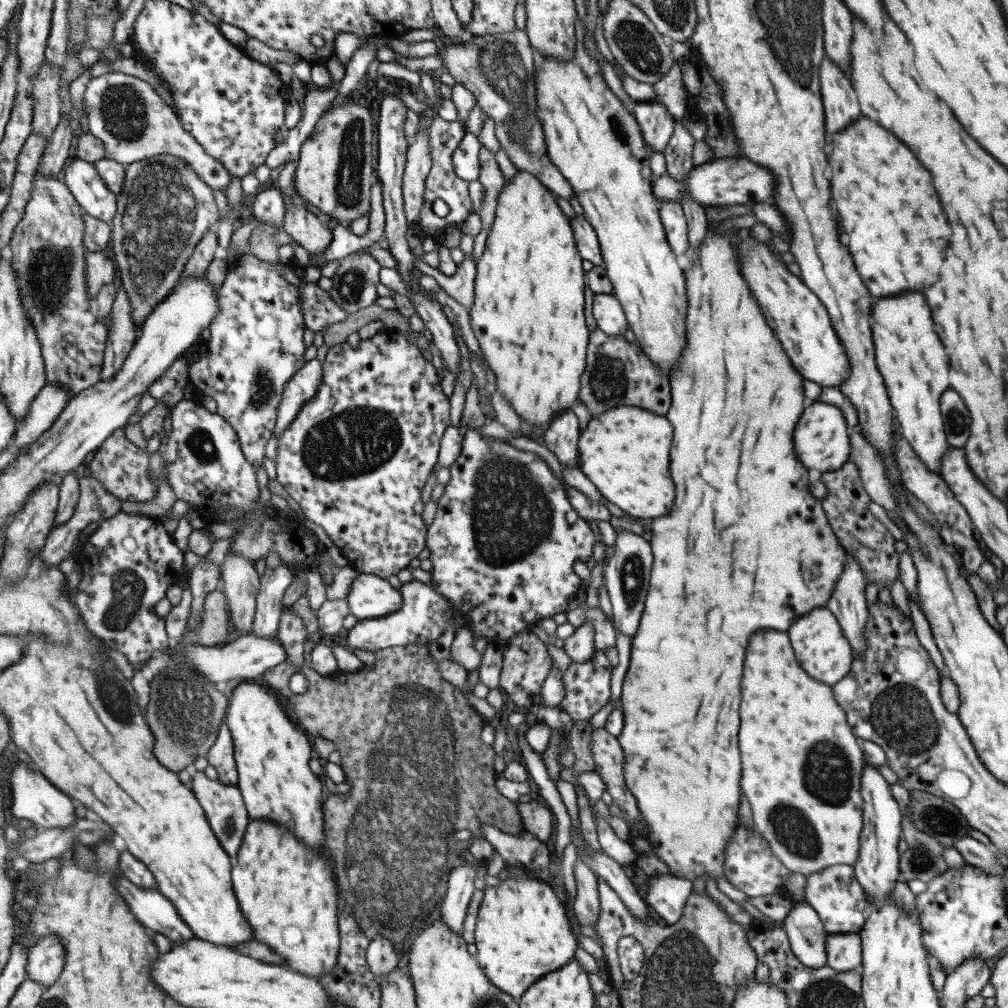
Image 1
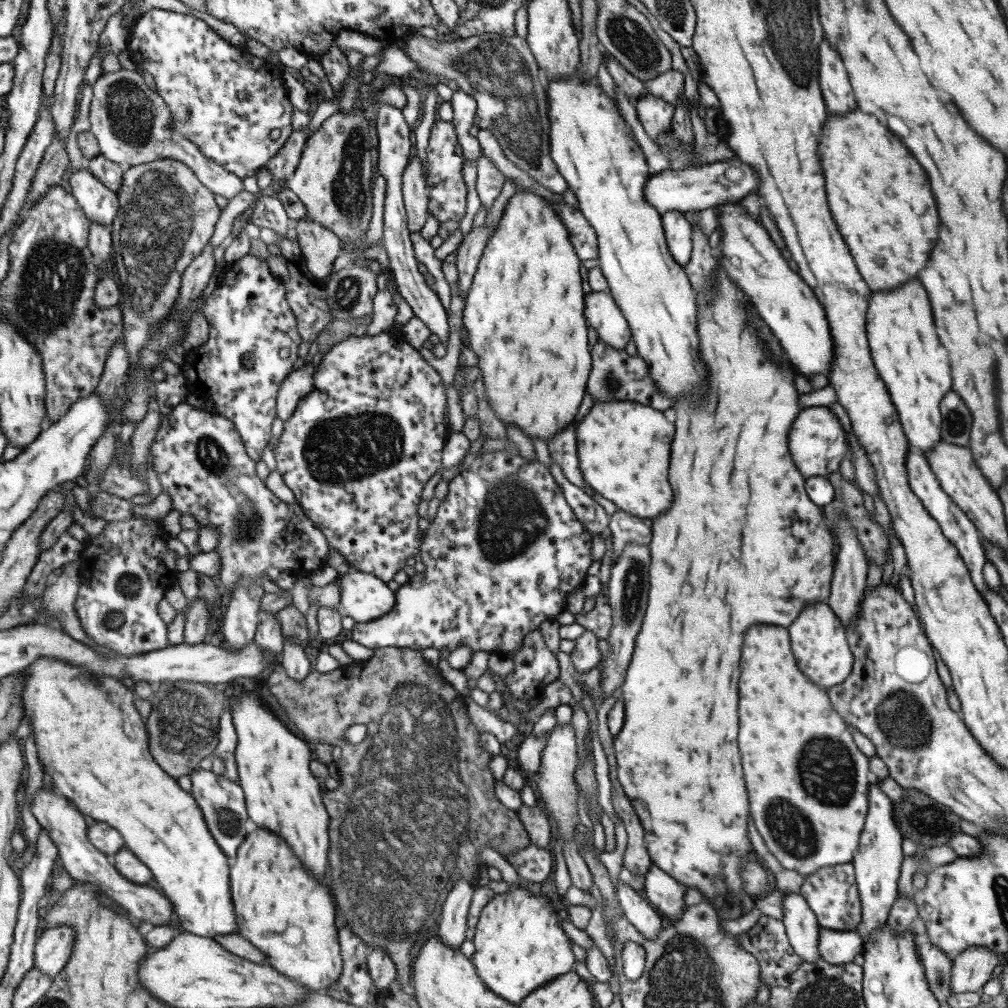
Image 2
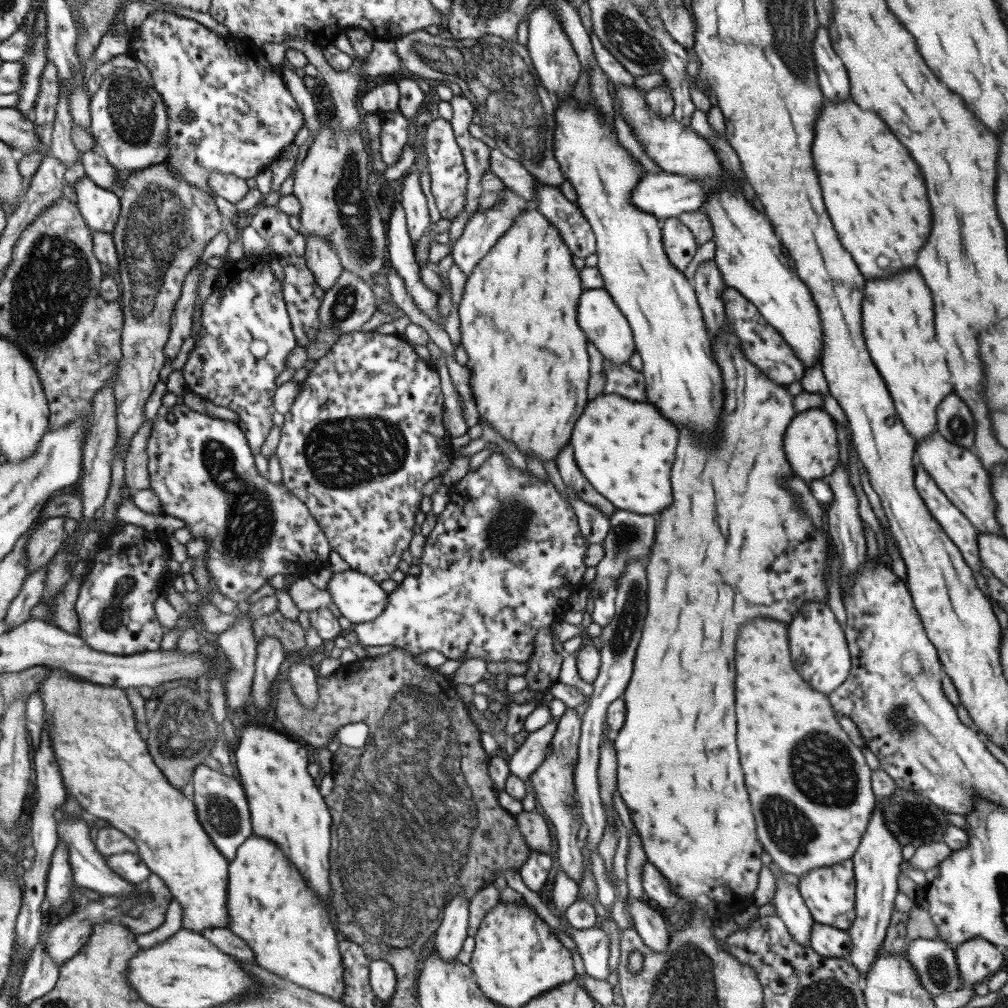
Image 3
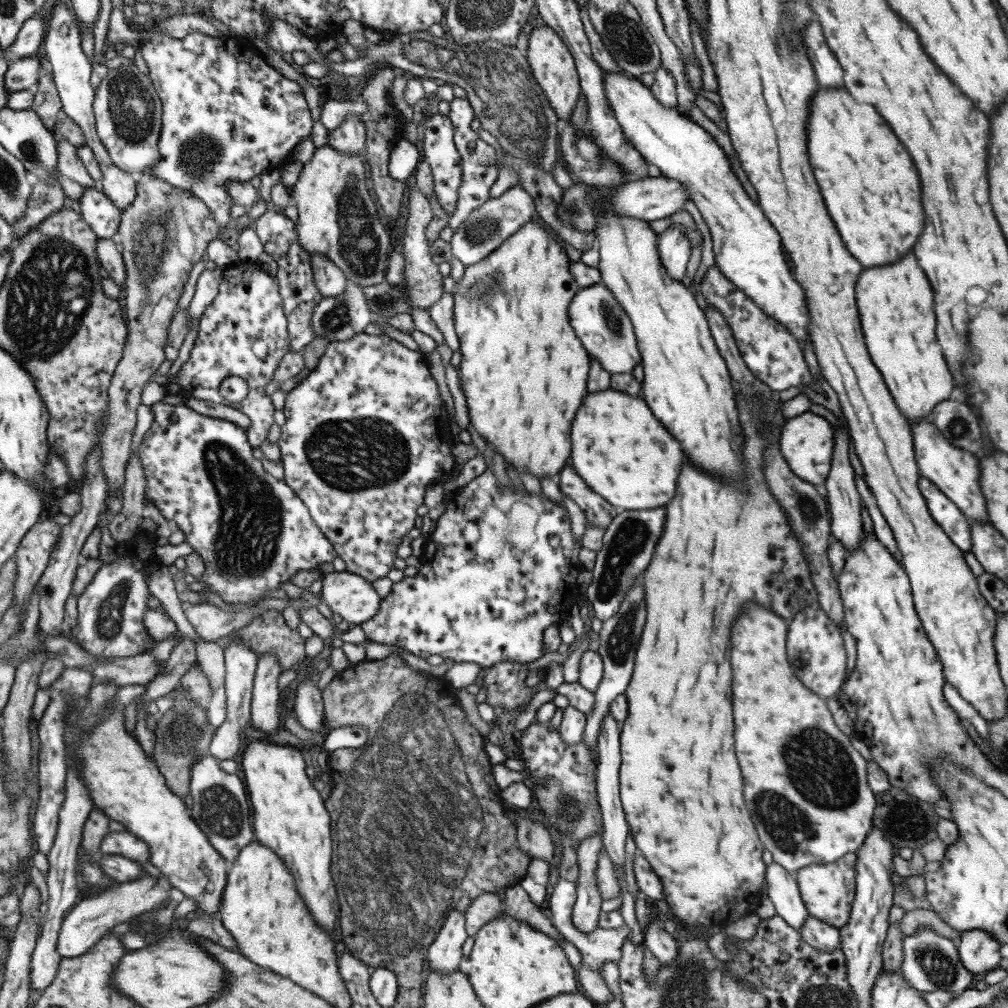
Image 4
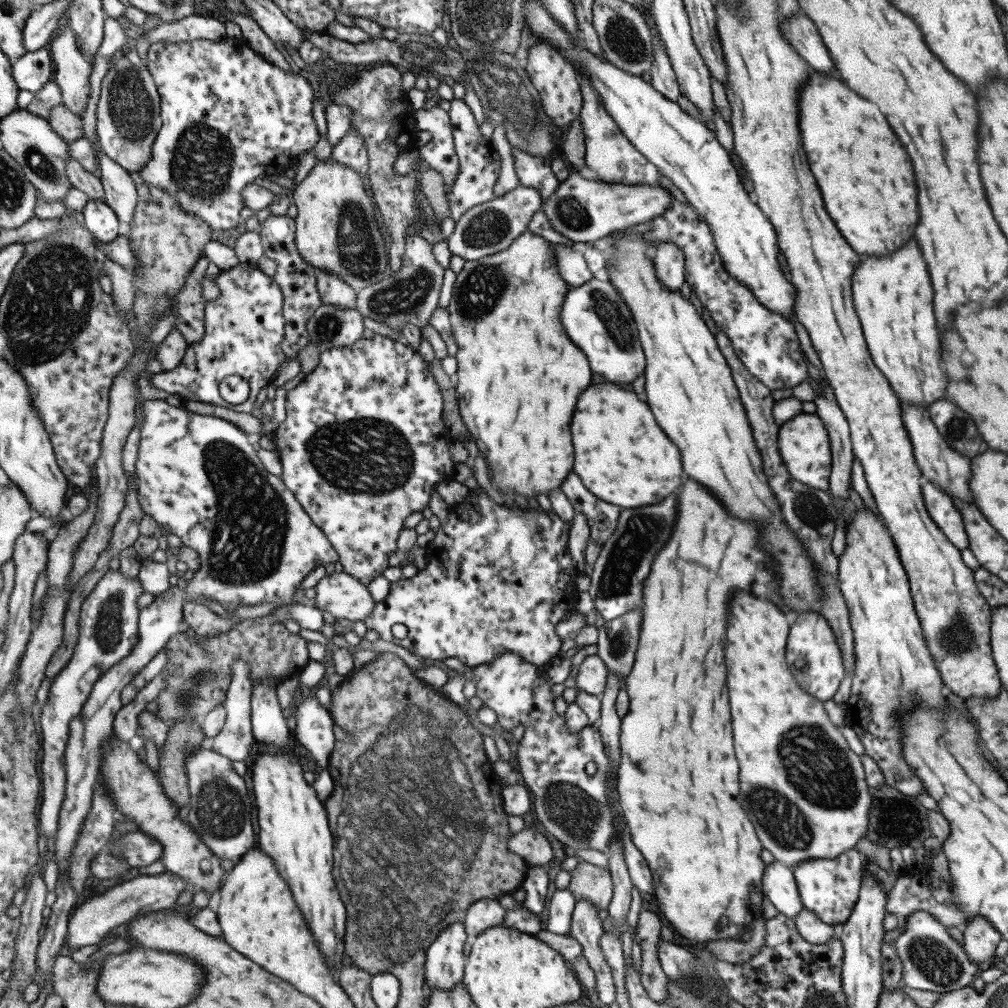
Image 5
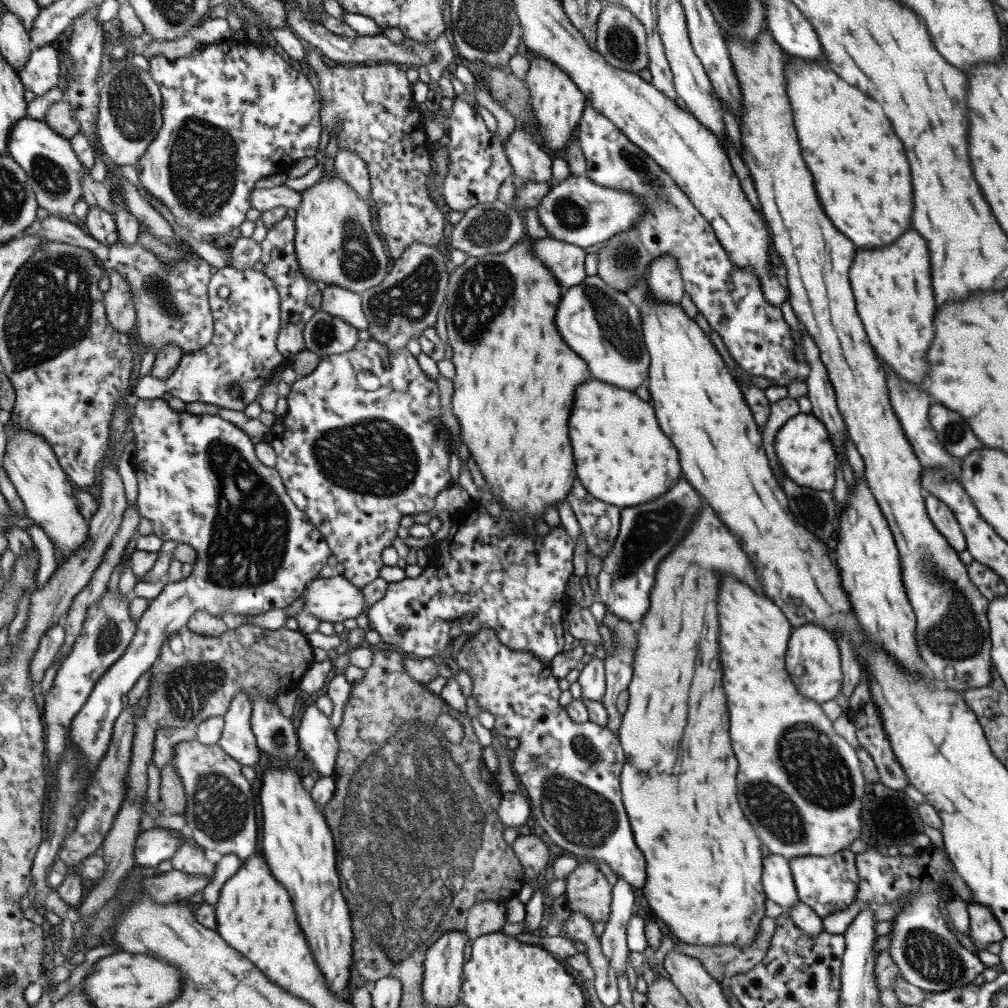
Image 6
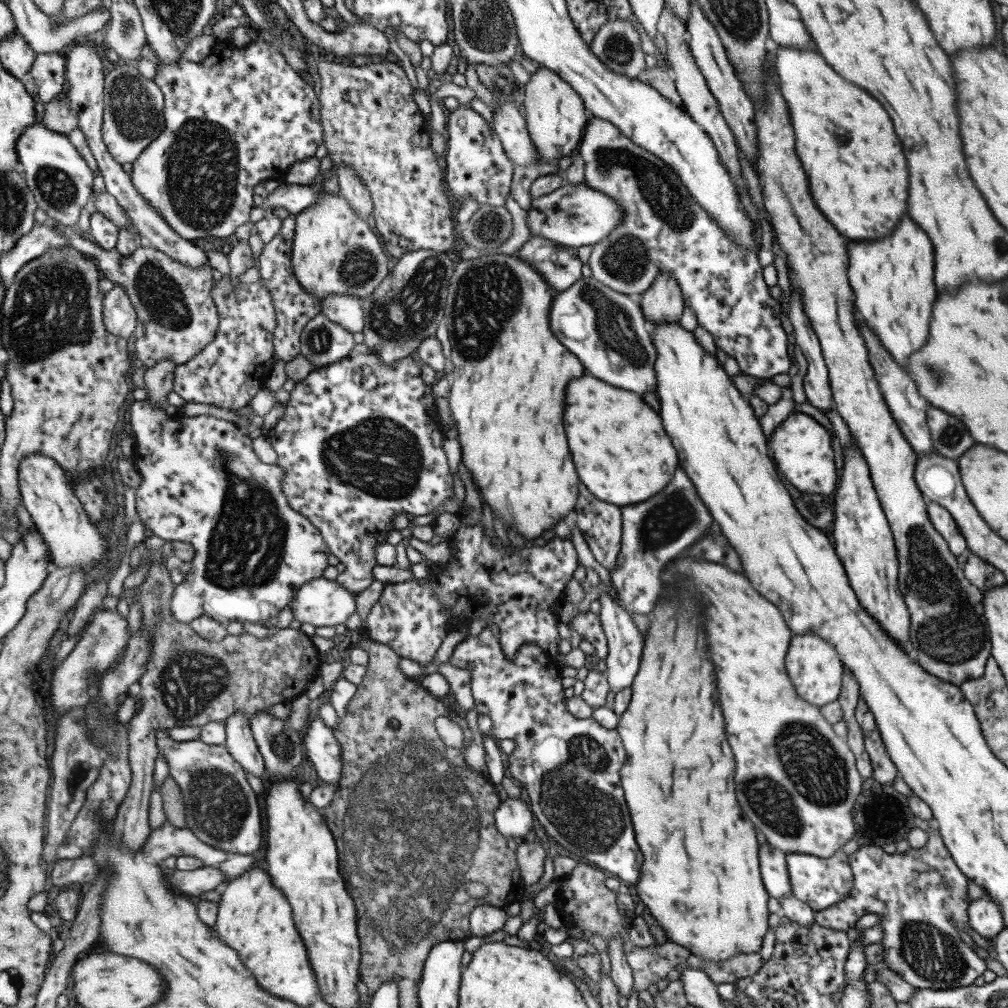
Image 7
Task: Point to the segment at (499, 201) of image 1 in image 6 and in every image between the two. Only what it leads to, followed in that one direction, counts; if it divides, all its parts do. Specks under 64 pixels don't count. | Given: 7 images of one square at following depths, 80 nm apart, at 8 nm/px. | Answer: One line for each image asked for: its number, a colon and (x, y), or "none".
2: (523, 315)
3: (528, 363)
4: (522, 371)
5: (517, 378)
6: (514, 377)

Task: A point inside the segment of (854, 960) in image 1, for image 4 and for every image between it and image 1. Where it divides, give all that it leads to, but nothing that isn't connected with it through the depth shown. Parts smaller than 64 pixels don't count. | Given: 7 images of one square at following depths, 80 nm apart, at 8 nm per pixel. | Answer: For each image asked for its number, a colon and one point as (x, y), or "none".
2: (836, 947)
3: (826, 941)
4: (817, 934)

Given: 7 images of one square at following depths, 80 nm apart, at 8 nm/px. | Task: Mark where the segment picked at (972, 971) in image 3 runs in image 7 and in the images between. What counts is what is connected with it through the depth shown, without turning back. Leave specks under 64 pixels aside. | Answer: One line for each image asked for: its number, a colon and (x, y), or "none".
4: (978, 953)
5: (979, 940)
6: (983, 929)
7: (984, 918)

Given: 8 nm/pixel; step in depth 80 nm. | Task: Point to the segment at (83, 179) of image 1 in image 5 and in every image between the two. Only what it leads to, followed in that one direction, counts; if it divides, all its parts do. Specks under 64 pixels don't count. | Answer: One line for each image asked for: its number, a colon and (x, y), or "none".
2: (101, 204)
3: (102, 208)
4: (101, 213)
5: (102, 220)

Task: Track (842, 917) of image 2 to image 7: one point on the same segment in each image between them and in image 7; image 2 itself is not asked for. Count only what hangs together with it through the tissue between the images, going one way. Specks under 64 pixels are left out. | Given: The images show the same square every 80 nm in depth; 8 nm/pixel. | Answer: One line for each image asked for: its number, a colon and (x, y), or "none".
3: (828, 892)
4: (827, 890)
5: (828, 888)
6: (826, 884)
7: (819, 882)

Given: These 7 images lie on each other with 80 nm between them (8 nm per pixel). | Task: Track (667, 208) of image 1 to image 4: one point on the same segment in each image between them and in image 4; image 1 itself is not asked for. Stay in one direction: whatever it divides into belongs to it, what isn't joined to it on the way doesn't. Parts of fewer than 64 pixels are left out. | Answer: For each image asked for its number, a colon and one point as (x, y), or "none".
2: (677, 232)
3: (677, 242)
4: (673, 249)

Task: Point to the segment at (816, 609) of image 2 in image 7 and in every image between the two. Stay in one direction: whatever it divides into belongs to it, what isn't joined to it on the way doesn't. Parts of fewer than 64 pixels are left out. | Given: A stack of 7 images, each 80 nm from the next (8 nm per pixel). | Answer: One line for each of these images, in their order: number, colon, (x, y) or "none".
3: (818, 650)
4: (814, 649)
5: (814, 659)
6: (812, 659)
7: (813, 667)

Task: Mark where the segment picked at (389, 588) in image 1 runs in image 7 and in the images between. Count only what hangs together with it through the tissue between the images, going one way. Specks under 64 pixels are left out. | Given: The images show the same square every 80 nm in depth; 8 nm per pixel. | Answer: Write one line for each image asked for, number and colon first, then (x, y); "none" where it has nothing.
2: (365, 597)
3: (360, 598)
4: (348, 596)
5: (341, 594)
6: (334, 599)
7: (322, 602)

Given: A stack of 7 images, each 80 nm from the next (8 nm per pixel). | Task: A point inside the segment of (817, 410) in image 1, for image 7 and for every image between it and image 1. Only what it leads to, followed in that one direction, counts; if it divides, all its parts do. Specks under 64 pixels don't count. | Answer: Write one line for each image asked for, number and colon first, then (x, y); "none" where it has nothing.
2: (816, 442)
3: (809, 443)
4: (805, 443)
5: (802, 442)
6: (803, 449)
7: (801, 448)

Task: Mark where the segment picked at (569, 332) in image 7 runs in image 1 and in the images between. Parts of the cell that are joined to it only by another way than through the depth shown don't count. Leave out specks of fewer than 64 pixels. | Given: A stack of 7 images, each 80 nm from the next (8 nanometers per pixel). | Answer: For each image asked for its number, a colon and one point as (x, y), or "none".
1: (606, 311)
2: (601, 313)
3: (603, 324)
4: (604, 330)
5: (594, 316)
6: (614, 351)

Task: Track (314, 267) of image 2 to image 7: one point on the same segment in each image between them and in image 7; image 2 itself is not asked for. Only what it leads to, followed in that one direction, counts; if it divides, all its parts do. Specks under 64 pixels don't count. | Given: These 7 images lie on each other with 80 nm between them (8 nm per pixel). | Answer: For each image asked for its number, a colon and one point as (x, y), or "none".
3: (323, 259)
4: (330, 279)
5: (333, 290)
6: (342, 303)
7: (348, 311)

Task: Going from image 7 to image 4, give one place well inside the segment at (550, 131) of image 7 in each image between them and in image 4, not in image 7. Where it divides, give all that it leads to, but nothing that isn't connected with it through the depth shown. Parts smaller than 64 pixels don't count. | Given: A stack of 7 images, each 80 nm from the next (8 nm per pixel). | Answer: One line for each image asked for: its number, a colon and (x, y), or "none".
4: (552, 66)
5: (551, 75)
6: (557, 105)

